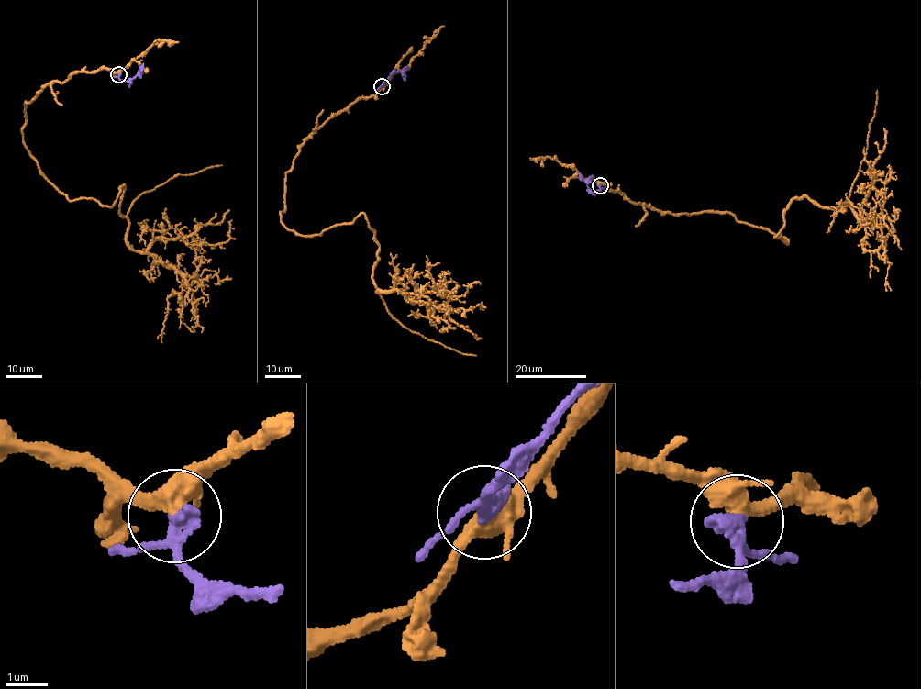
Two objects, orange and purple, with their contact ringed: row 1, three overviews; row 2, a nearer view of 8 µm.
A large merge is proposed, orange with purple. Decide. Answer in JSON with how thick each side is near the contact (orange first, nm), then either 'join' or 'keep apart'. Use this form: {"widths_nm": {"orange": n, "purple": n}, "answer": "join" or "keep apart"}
{"widths_nm": {"orange": 320, "purple": 280}, "answer": "keep apart"}

